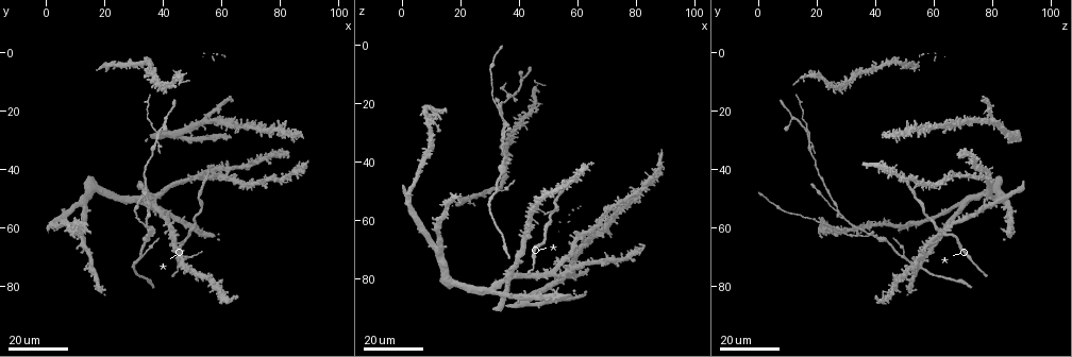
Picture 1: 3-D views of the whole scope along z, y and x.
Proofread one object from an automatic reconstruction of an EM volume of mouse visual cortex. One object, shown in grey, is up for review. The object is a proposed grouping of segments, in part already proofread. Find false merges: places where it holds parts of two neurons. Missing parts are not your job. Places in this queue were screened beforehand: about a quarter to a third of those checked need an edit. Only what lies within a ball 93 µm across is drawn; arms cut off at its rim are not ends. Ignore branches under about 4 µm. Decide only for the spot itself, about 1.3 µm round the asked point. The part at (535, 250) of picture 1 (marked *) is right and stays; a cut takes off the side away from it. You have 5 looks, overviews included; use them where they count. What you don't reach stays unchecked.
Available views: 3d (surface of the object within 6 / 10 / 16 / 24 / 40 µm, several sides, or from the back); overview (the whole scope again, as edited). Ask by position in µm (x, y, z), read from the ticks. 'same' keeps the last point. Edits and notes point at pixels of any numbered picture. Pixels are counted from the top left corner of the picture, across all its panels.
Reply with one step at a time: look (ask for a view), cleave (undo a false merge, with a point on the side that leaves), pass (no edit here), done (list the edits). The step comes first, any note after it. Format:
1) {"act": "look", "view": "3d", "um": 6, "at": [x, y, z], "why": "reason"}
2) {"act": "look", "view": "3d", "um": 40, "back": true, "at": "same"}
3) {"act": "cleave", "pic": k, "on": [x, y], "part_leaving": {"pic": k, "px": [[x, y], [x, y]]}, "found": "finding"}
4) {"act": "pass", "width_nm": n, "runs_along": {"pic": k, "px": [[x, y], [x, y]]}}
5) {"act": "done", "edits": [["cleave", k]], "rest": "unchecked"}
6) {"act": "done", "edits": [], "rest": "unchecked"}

{"act": "look", "view": "3d", "um": 16, "at": [35, 62, 38], "why": "four or more arms meet"}

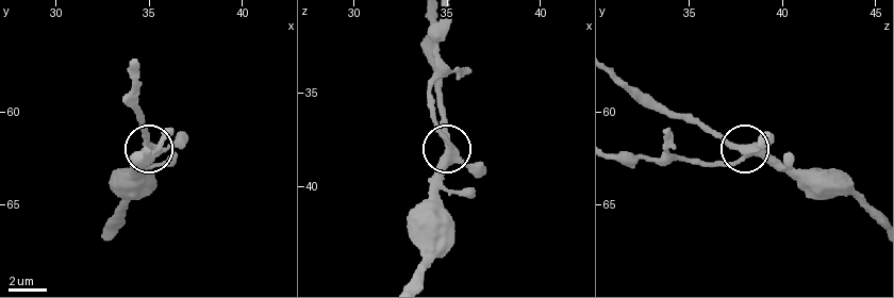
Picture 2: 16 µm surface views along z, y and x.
{"act": "look", "view": "3d", "um": 6, "at": [35.2, 62.2, 37.8]}

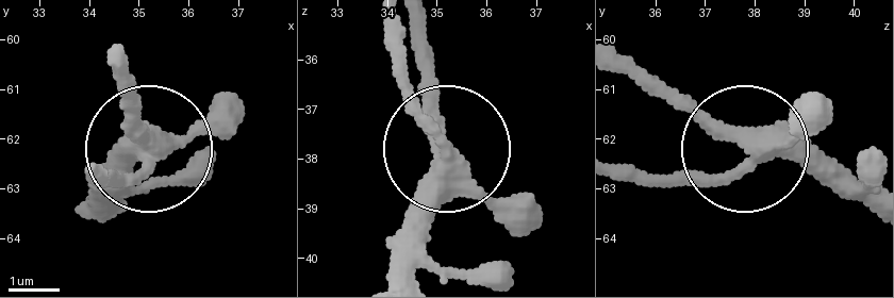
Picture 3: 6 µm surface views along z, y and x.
{"act": "pass", "arms": 4, "found": "continuous, no second neuron"}

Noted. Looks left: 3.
{"act": "look", "view": "3d", "um": 16, "at": [47, 69, 55]}

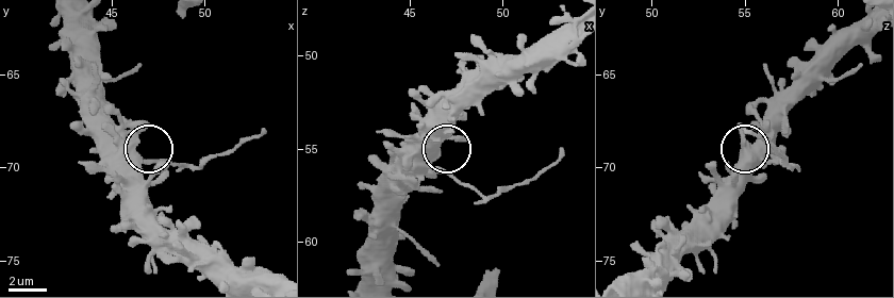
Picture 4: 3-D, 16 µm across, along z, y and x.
{"act": "look", "view": "3d", "um": 10, "at": [46.3, 69.8, 55.5], "why": "closer look"}

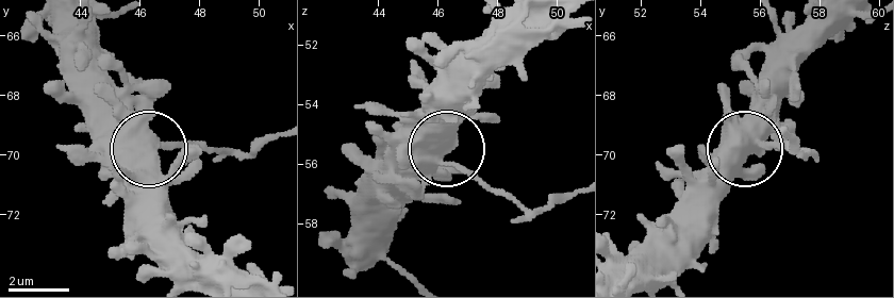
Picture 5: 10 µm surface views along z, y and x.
{"act": "cleave", "pic": 5, "on": [178, 142], "width_nm": 480, "part_leaving": {"pic": 5, "px": [[431, 162], [466, 166], [535, 208], [574, 197]]}, "found": "a second neuron is stuck on"}

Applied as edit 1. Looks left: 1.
{"act": "done", "edits": [["cleave", 5]], "rest": "unchecked"}

